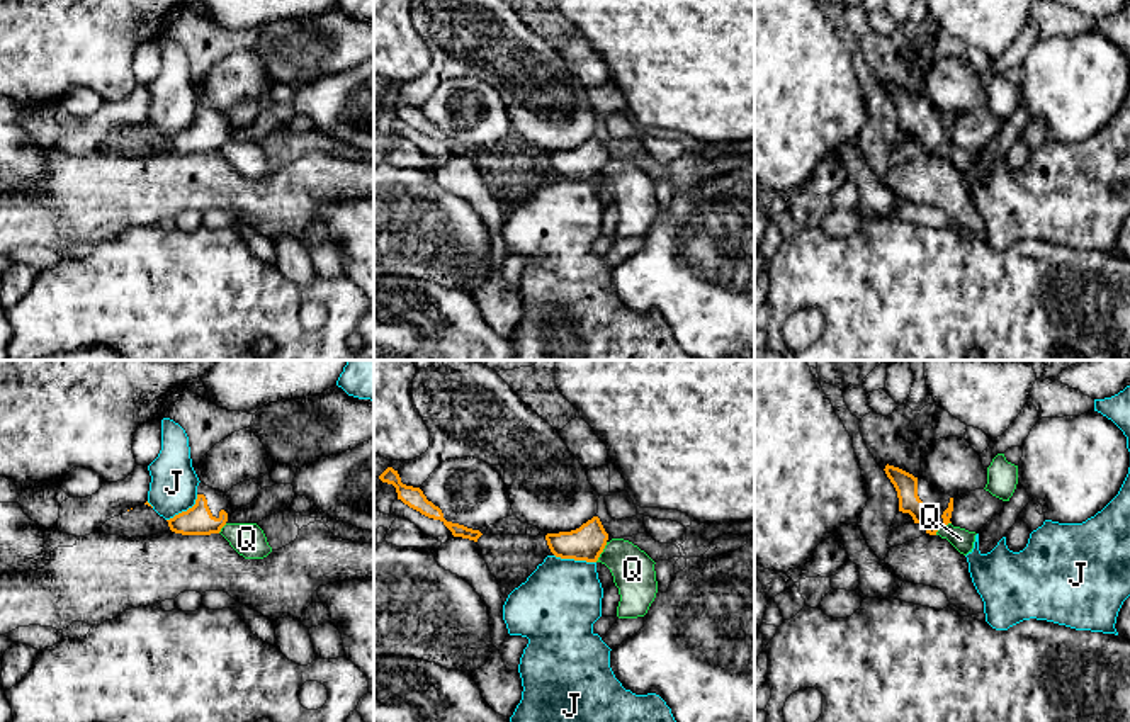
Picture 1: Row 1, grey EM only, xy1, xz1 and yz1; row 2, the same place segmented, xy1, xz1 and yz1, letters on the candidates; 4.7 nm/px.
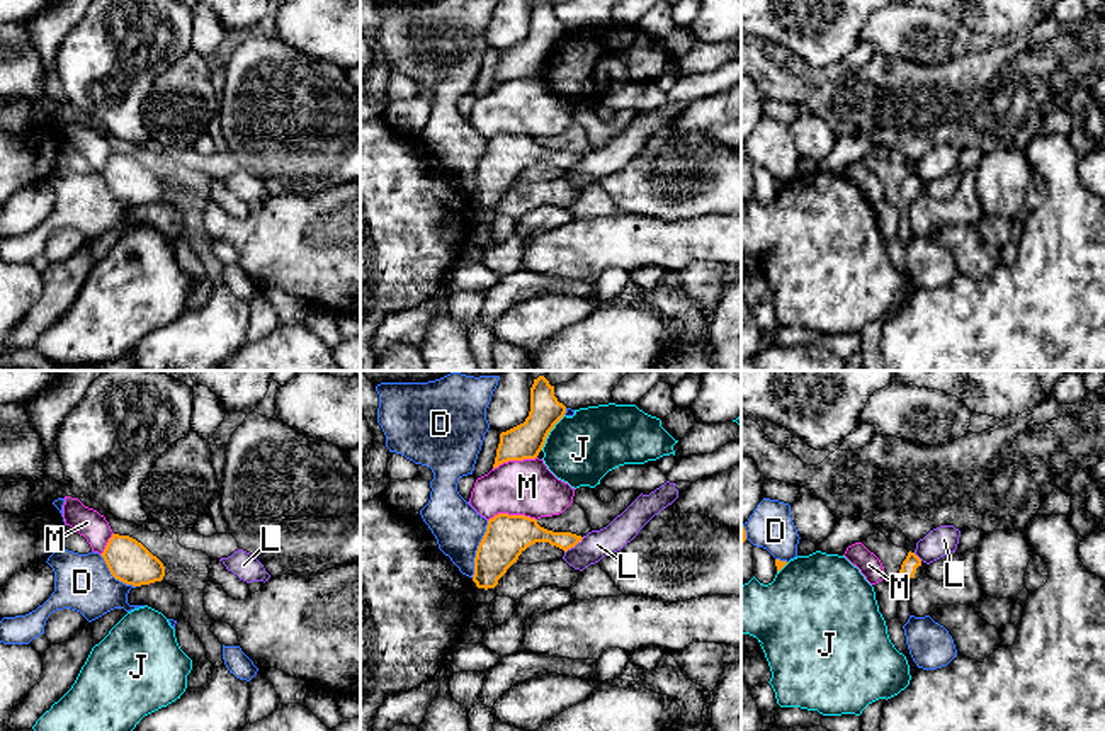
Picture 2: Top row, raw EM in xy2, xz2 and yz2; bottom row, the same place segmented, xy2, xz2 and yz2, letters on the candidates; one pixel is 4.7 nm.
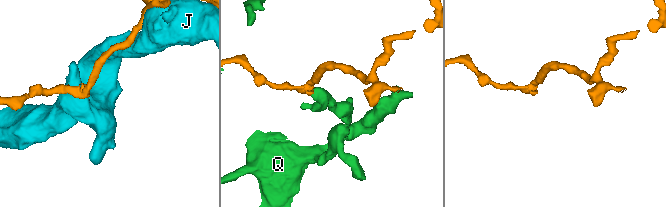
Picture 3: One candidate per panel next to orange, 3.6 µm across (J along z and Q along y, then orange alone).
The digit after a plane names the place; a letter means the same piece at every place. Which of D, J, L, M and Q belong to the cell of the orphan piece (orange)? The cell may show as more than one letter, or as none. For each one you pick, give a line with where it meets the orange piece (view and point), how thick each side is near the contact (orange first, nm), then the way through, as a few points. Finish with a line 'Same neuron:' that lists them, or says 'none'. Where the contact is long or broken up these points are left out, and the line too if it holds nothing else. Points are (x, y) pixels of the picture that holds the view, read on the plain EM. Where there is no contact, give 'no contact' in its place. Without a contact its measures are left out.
Same neuron: none

